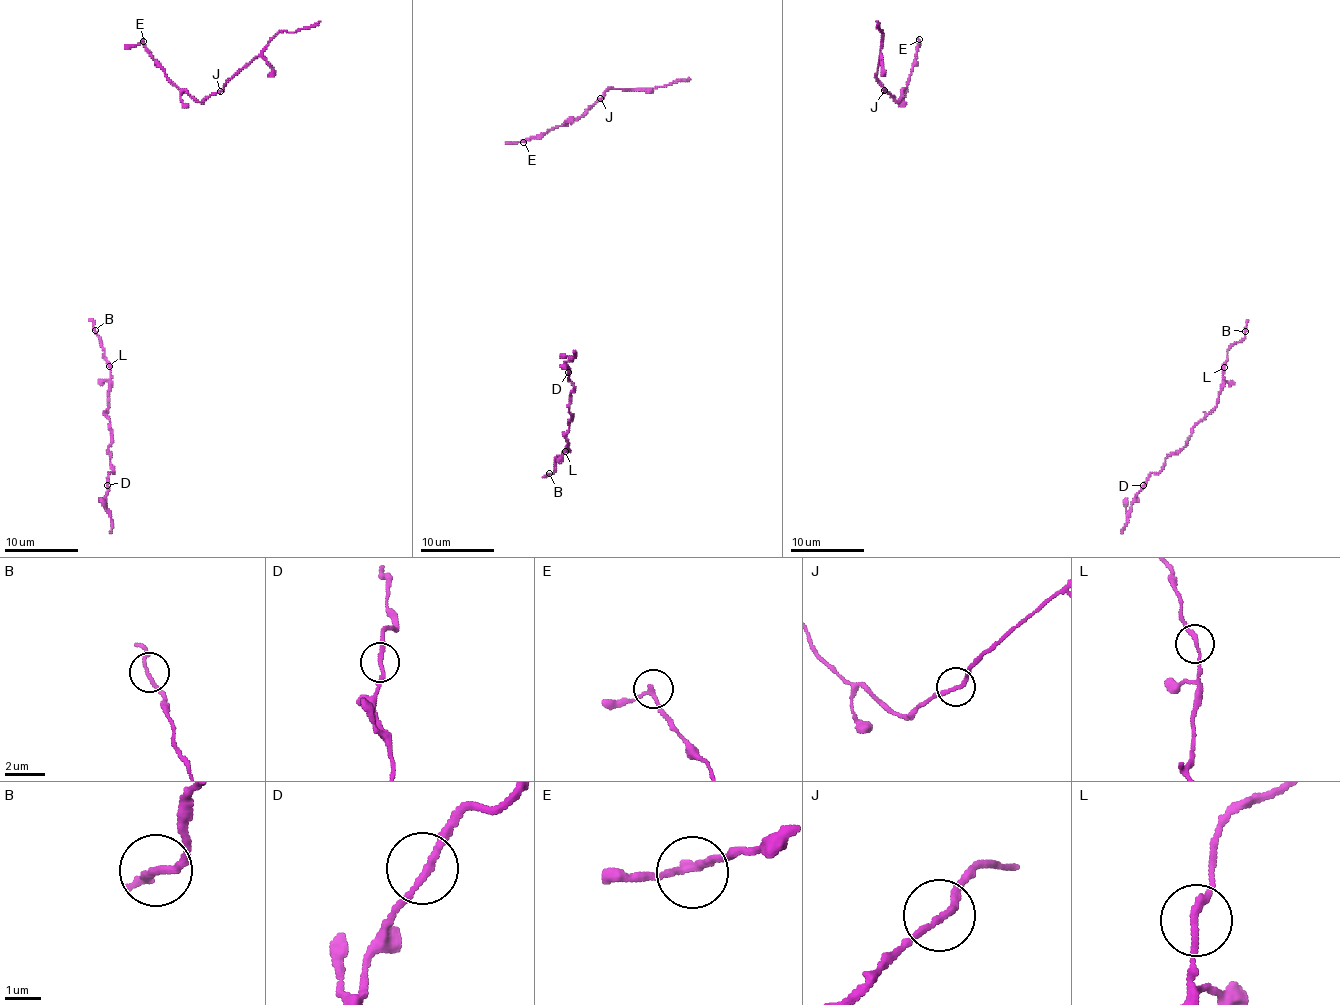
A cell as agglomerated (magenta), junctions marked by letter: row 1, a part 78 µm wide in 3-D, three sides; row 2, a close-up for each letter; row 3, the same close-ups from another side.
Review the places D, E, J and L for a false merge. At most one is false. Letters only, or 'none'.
none

